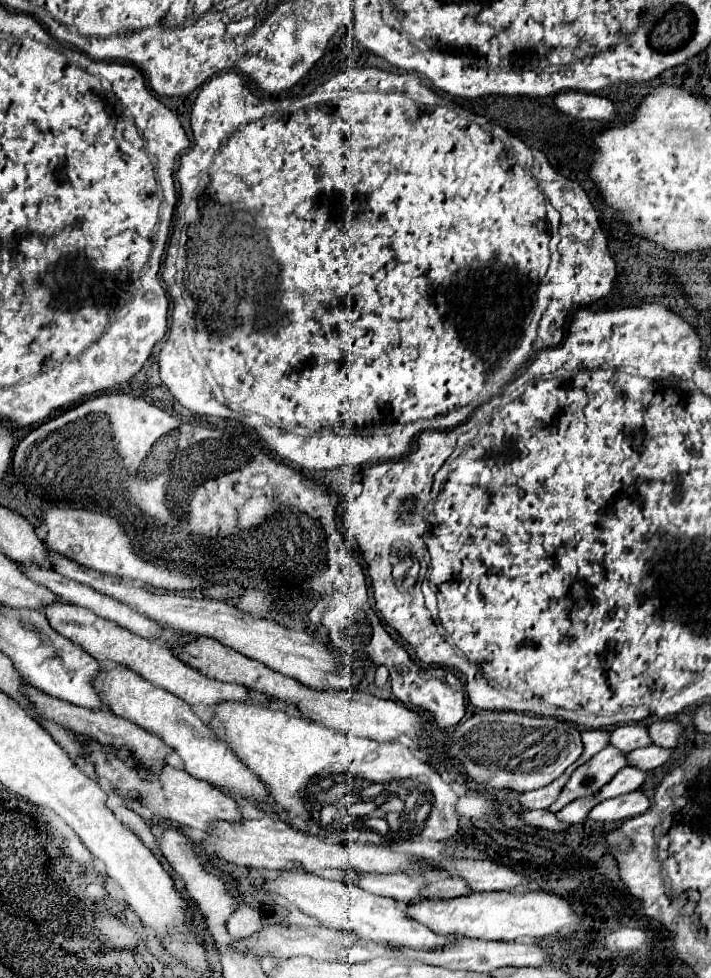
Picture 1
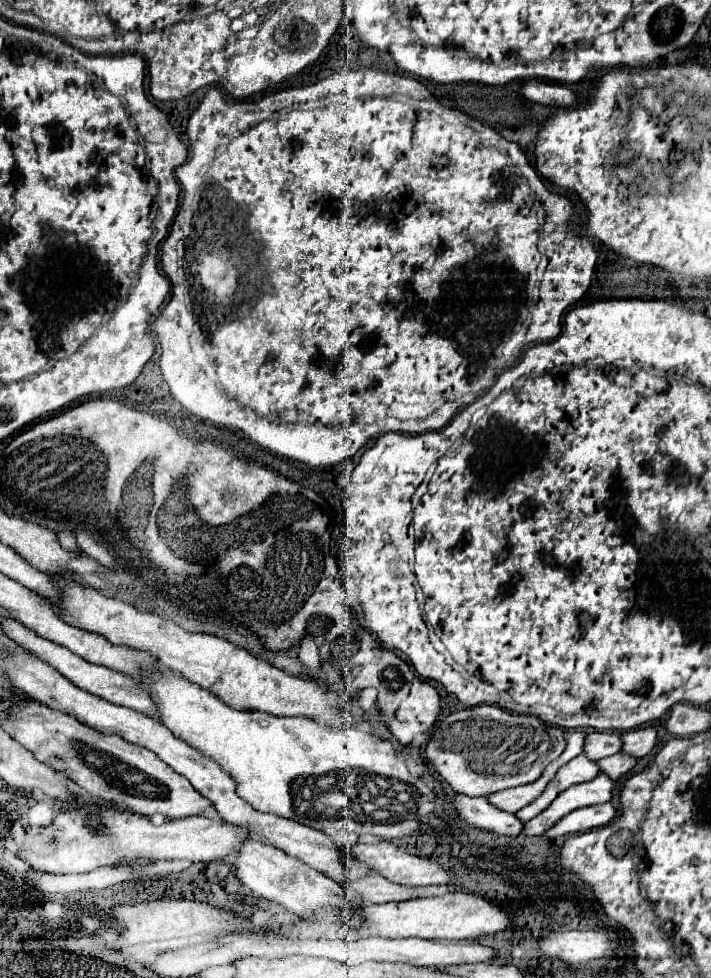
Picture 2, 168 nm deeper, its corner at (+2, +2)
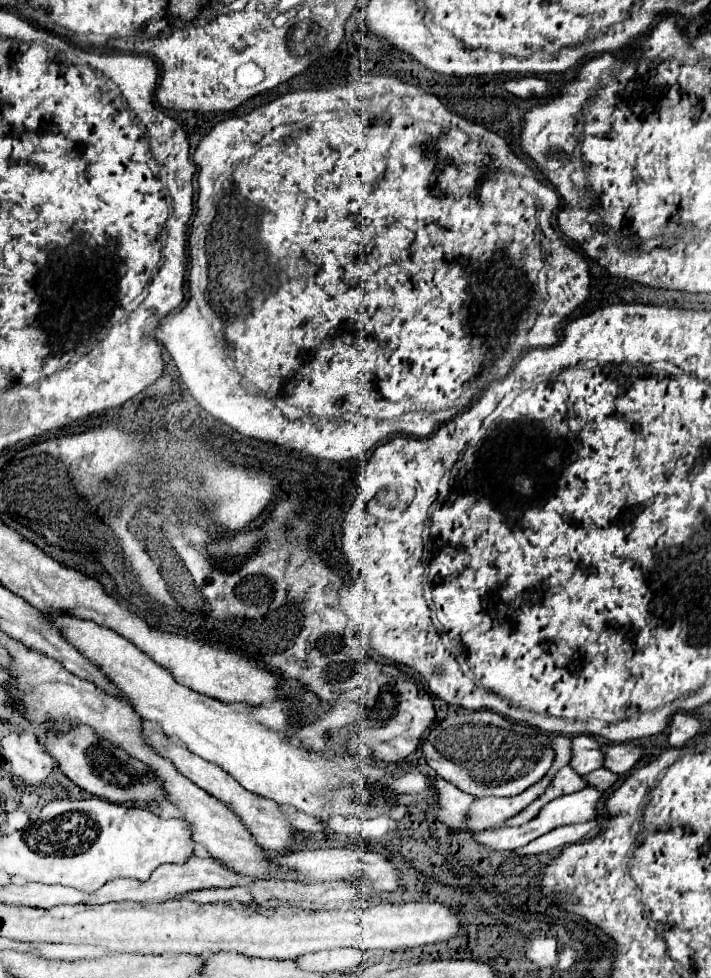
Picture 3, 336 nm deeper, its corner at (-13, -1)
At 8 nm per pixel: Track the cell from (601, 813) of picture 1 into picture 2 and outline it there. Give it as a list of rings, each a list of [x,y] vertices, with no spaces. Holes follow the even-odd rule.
[[[601,803],[601,805],[595,805],[595,807],[591,805],[591,807],[585,807],[585,809],[575,809],[573,813],[565,815],[561,821],[557,821],[557,825],[547,829],[543,833],[543,837],[545,839],[557,839],[557,837],[571,835],[571,833],[591,831],[595,827],[607,825],[615,815],[617,815],[617,811],[611,803]]]

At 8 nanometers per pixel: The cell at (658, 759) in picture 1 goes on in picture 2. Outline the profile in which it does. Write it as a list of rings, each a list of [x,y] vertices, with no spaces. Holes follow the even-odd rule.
[[[615,753],[613,757],[605,757],[605,759],[597,761],[597,767],[599,767],[599,771],[605,773],[611,781],[619,781],[635,763],[637,763],[637,759],[625,757],[623,753]]]

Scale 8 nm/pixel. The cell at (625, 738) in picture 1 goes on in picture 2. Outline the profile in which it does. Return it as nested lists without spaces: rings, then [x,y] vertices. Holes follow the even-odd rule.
[[[587,733],[585,737],[585,745],[583,745],[583,753],[591,759],[591,761],[599,761],[603,757],[615,755],[621,751],[621,735],[619,733]]]

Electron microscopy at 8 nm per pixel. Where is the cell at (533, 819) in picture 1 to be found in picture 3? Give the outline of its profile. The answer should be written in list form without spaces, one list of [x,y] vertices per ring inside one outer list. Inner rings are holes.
[[[436,776],[436,788],[438,788],[438,808],[434,808],[432,814],[438,820],[456,828],[468,824],[468,808],[474,796],[458,790],[454,784],[448,784],[440,776]]]

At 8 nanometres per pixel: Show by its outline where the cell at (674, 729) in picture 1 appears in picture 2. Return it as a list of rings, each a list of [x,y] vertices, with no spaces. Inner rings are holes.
[[[653,727],[627,731],[627,733],[621,735],[621,743],[623,743],[621,753],[631,755],[635,759],[641,759],[641,757],[645,757],[653,749],[655,739],[657,739],[657,731]]]

